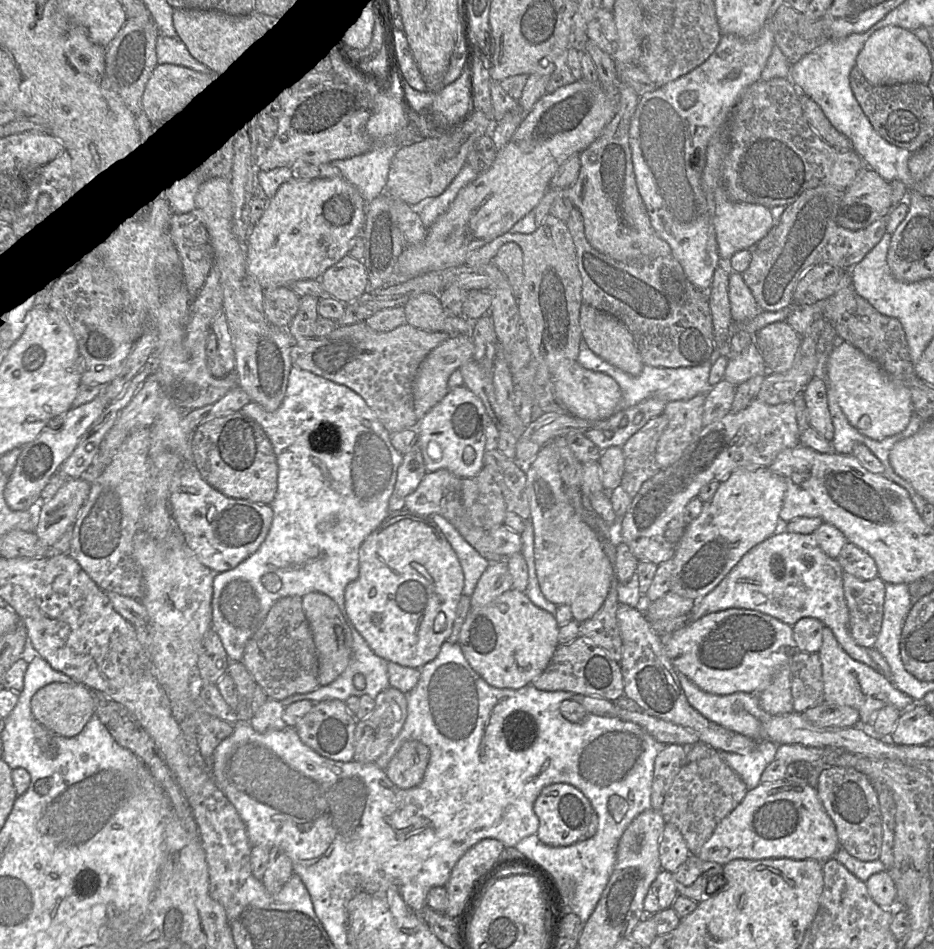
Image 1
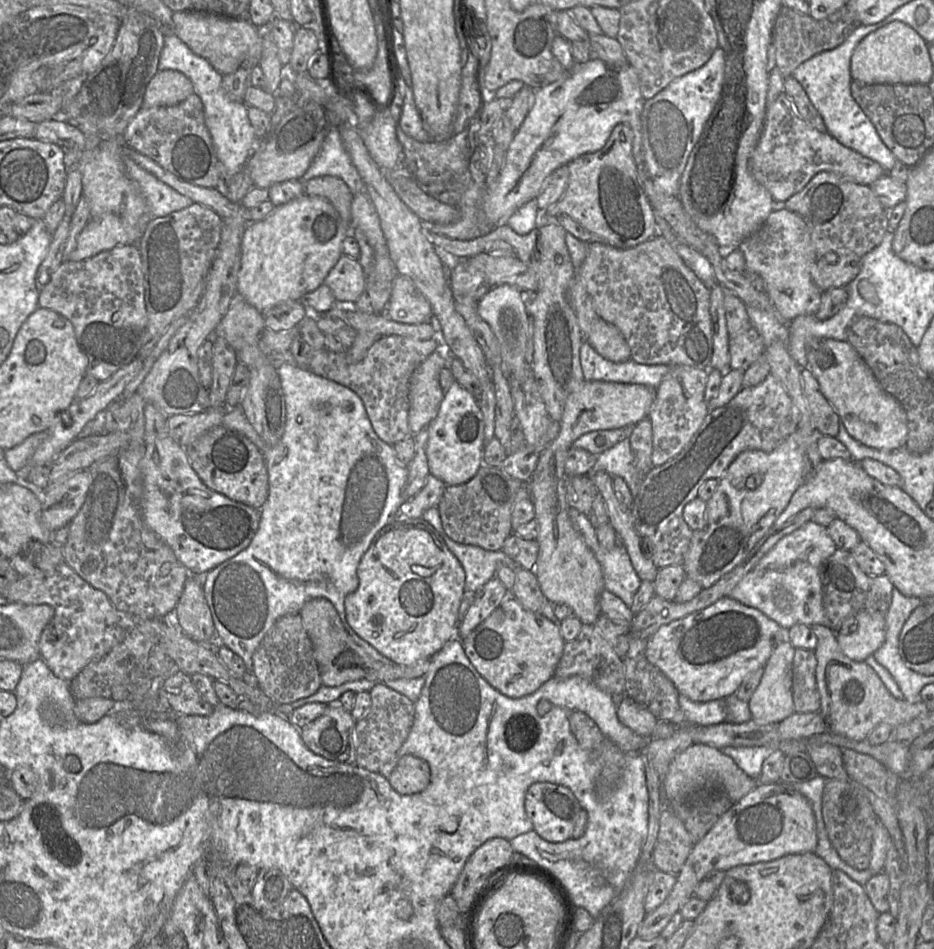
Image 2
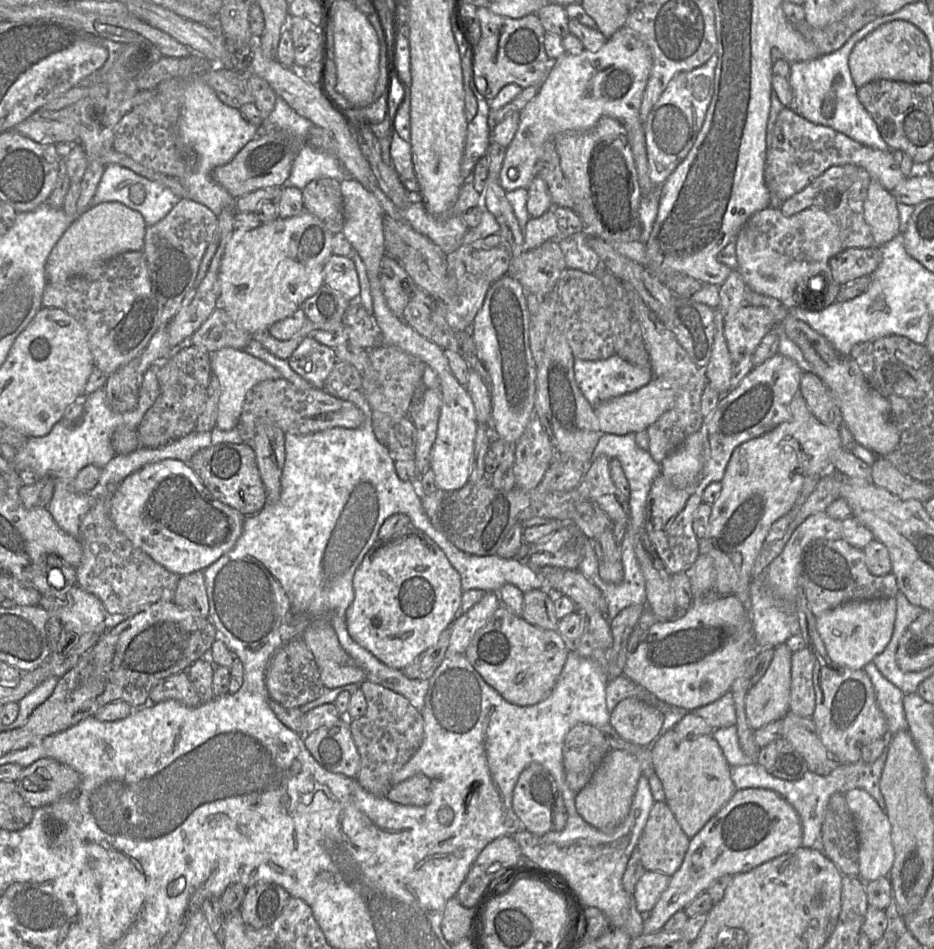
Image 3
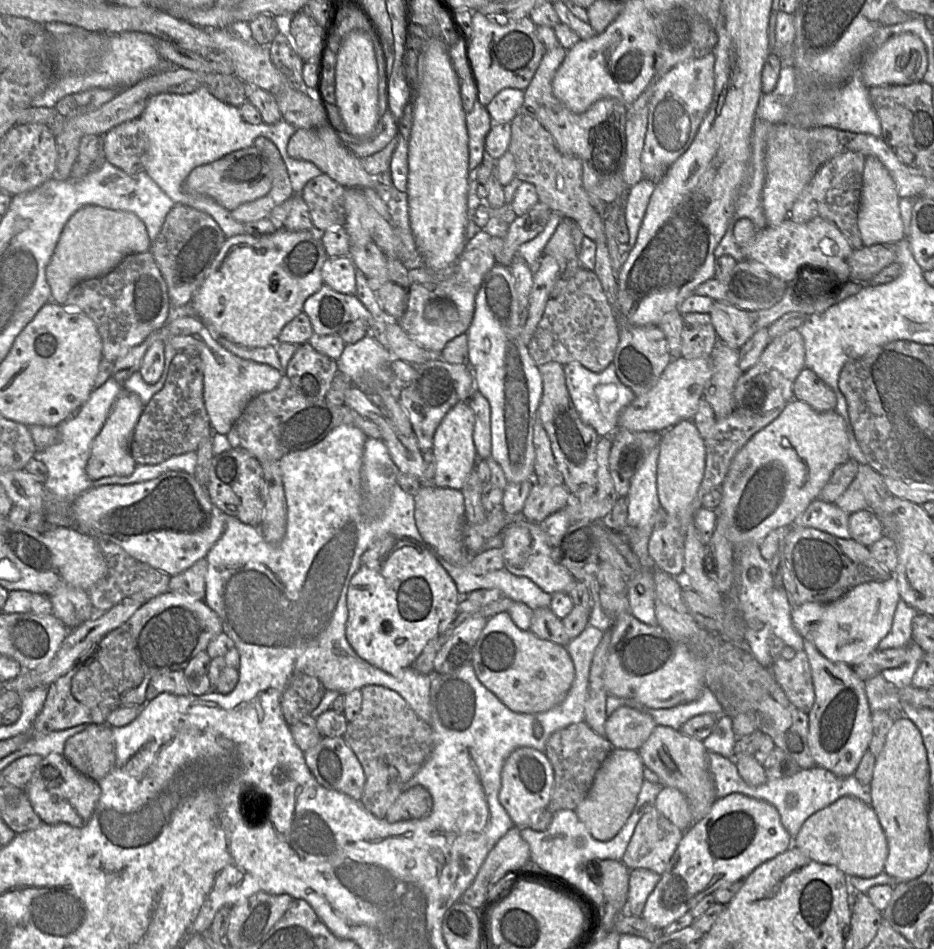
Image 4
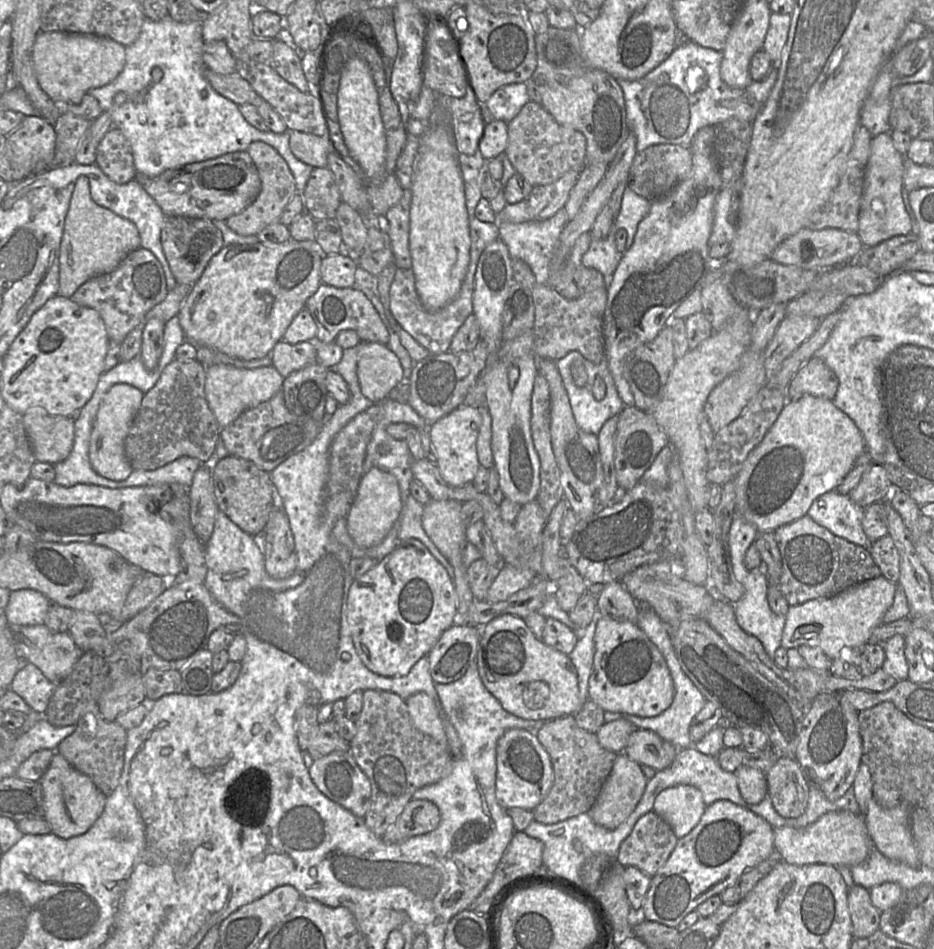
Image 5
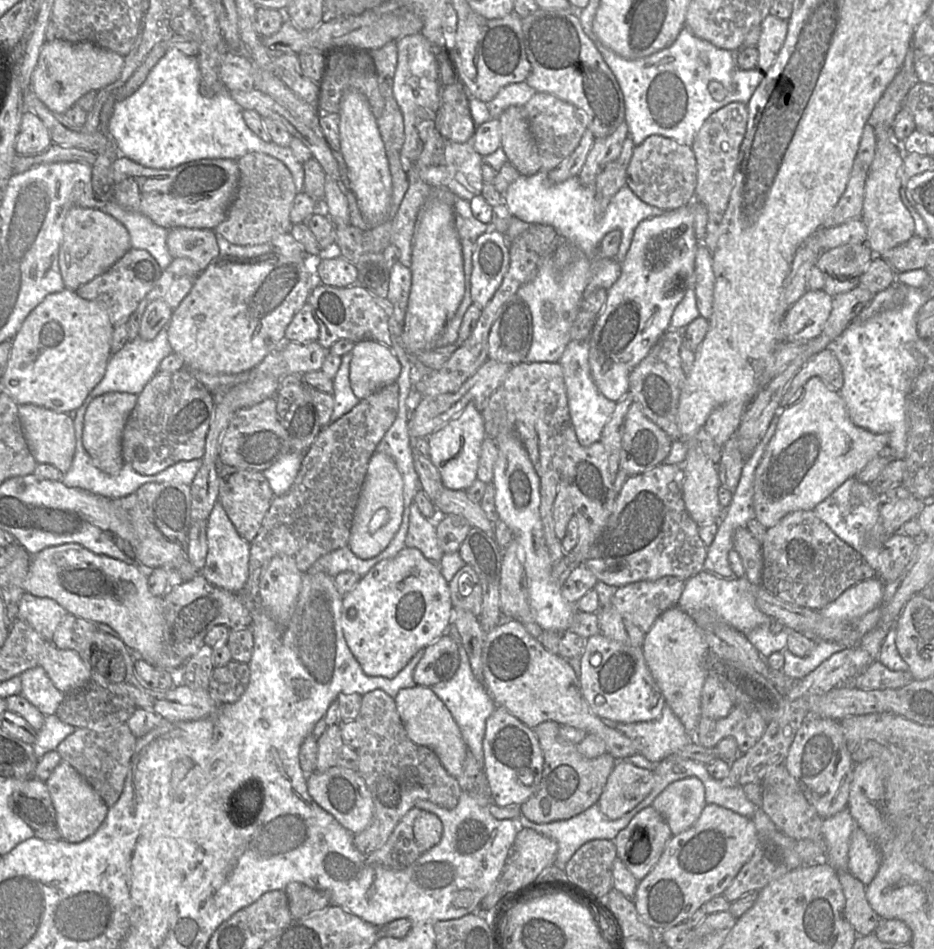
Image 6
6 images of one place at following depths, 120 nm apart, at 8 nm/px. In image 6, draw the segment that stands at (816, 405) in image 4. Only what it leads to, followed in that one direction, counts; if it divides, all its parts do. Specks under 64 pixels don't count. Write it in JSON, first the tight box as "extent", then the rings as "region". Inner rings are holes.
{"extent":[780,348,844,410],"region":[[[826,348],[814,355],[797,372],[782,396],[780,410],[801,393],[802,387],[812,377],[819,377],[832,391],[839,392],[842,388],[844,381],[842,367],[831,348]]]}

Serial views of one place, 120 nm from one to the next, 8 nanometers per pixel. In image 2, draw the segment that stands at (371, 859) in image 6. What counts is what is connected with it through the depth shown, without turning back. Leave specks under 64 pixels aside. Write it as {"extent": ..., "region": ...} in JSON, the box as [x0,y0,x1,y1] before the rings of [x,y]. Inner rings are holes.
{"extent":[388,754,430,795],"region":[[[408,754],[400,758],[388,781],[391,787],[401,795],[422,792],[430,783],[430,767],[428,763],[414,755]]]}

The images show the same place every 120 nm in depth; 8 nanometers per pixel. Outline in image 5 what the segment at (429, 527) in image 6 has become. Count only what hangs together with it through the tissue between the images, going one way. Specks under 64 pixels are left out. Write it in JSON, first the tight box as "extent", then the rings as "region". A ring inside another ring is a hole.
{"extent":[398,494,454,581],"region":[[[410,494],[405,506],[403,506],[403,518],[398,532],[399,542],[410,539],[419,540],[431,553],[431,555],[445,568],[452,581],[454,578],[453,568],[448,560],[434,545],[422,526],[422,514],[424,505],[417,502]]]}

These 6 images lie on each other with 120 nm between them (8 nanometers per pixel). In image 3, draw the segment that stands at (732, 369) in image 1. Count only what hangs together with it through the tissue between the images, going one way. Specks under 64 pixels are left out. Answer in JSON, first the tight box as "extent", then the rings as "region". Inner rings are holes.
{"extent":[724,287,790,364],"region":[[[746,287],[746,305],[733,314],[724,314],[724,332],[730,356],[735,364],[745,356],[753,355],[764,336],[776,327],[787,315],[790,309],[779,300],[772,297],[748,291]]]}

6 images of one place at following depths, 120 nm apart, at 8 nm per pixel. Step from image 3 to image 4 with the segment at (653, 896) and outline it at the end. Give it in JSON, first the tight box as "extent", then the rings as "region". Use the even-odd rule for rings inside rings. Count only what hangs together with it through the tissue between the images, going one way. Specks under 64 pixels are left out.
{"extent":[627,869,661,916],"region":[[[647,869],[630,871],[627,913],[642,916],[646,901],[659,882],[660,877],[661,875]]]}

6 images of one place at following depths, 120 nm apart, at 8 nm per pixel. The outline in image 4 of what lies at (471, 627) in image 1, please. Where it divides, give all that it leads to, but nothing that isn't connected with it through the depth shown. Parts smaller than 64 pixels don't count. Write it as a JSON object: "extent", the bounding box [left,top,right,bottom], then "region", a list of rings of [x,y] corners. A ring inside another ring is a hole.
{"extent":[471,611,576,714],"region":[[[507,611],[499,612],[487,619],[474,646],[471,664],[477,679],[506,707],[514,712],[526,714],[545,712],[561,704],[576,674],[567,646],[540,639],[530,630],[520,629]]]}

